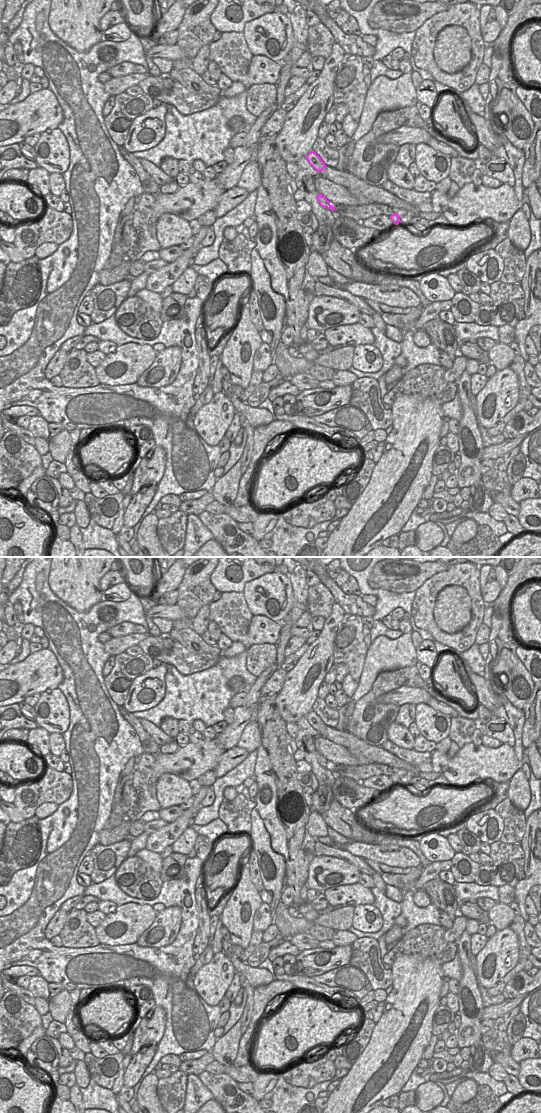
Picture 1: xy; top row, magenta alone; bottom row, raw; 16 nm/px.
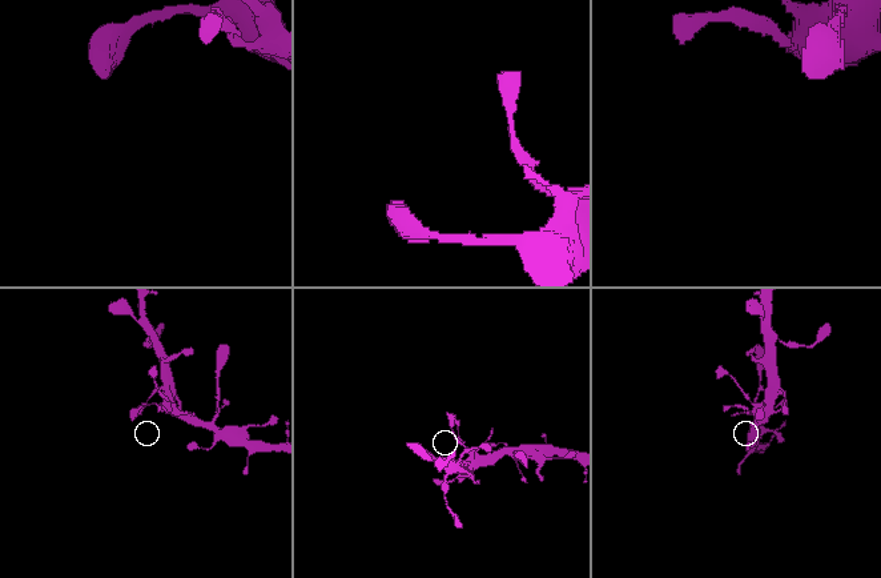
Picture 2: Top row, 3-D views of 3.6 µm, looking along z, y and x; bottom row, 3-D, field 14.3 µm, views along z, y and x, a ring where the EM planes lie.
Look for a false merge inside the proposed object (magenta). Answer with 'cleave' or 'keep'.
keep

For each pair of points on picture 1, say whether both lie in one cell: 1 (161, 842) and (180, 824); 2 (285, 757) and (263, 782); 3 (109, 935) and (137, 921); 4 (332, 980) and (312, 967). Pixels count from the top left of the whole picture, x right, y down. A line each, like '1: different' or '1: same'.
1: same
2: different
3: same
4: different

